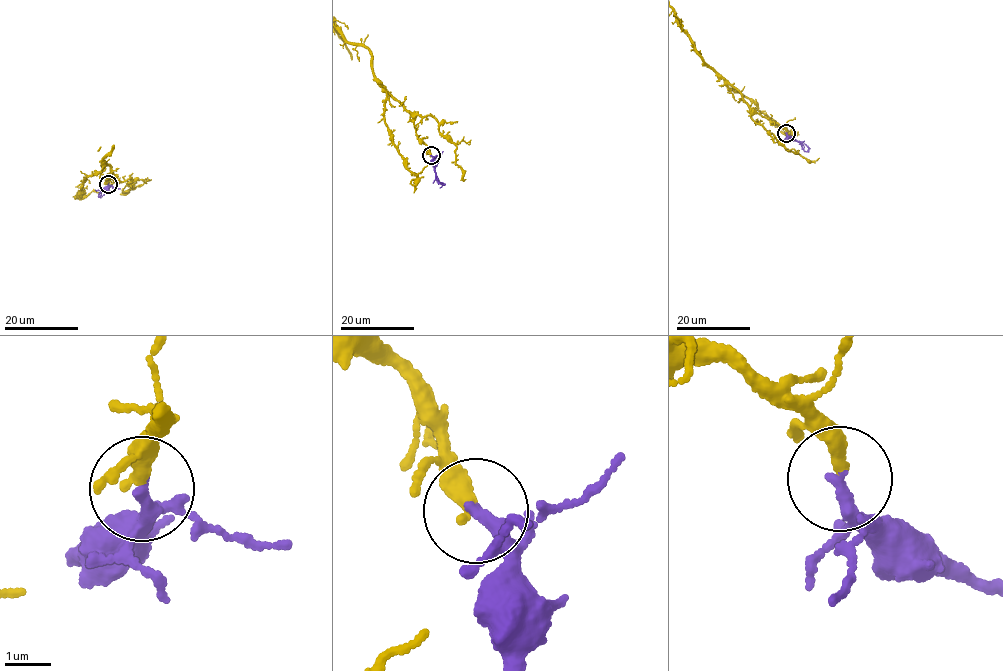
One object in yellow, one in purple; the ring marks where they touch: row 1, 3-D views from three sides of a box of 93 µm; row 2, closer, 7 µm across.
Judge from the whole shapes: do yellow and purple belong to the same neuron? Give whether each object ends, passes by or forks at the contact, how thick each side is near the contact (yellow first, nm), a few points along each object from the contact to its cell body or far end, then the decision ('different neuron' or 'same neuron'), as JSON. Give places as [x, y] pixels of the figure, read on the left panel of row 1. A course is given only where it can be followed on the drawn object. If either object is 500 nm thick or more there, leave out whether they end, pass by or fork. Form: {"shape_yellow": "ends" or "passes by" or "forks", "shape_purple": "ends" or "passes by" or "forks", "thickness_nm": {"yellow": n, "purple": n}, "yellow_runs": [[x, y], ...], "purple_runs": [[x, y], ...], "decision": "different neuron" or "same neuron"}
{"shape_yellow": "ends", "shape_purple": "ends", "thickness_nm": {"yellow": 360, "purple": 280}, "purple_runs": [[108, 184], [98, 196]], "decision": "same neuron"}

